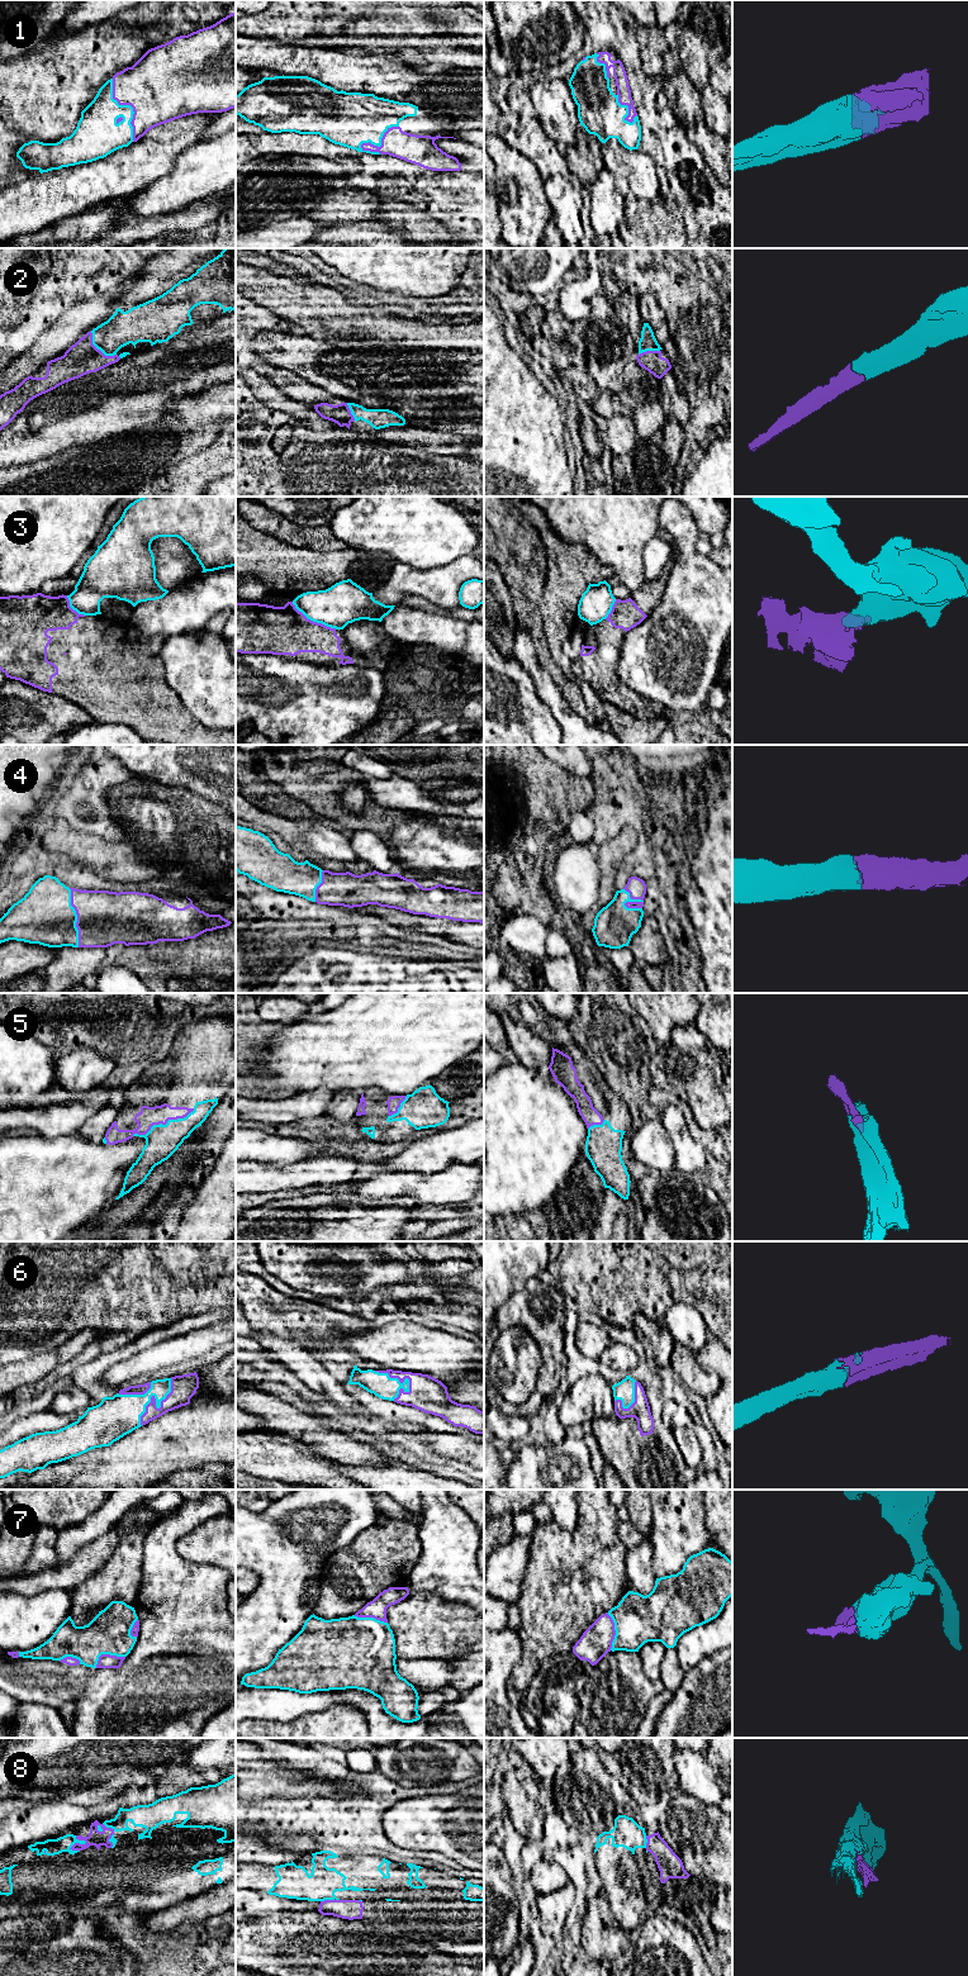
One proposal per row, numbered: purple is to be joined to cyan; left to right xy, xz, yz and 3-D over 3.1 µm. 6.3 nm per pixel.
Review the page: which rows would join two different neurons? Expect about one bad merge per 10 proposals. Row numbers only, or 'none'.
3

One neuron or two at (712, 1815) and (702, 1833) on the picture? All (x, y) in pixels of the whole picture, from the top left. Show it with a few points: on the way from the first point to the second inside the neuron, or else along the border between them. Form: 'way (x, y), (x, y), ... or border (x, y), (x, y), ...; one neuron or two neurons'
way (712, 1819), (706, 1829); one neuron

